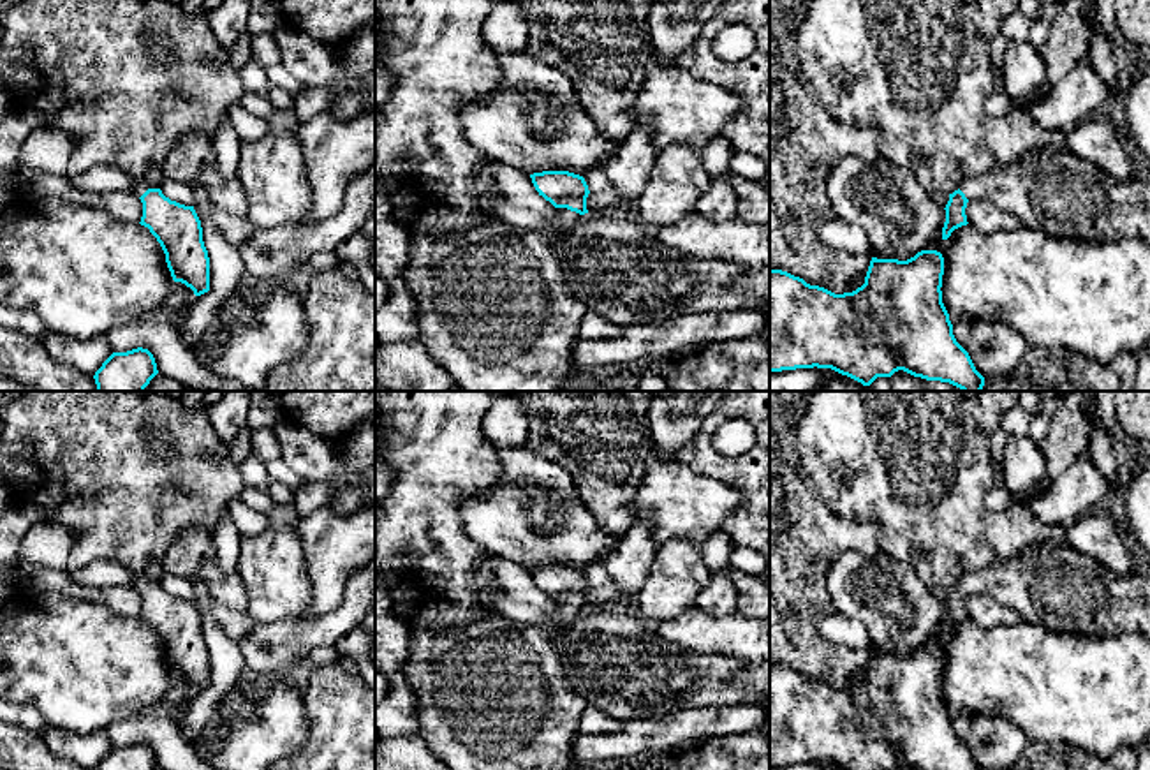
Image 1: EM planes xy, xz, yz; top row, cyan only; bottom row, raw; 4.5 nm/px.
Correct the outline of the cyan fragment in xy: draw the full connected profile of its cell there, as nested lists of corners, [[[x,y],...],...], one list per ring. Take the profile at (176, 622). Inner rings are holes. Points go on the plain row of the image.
[[[132,573],[132,587],[143,597],[139,618],[160,638],[173,675],[190,682],[195,691],[208,687],[210,652],[194,601],[171,596],[160,583],[136,573]]]

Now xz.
[[[542,566],[530,573],[539,590],[557,603],[551,629],[521,624],[500,613],[486,613],[449,633],[410,629],[403,675],[416,696],[417,733],[449,770],[569,770],[574,761],[572,742],[586,703],[569,684],[557,643],[560,629],[588,608],[590,585],[583,571],[569,566]]]

